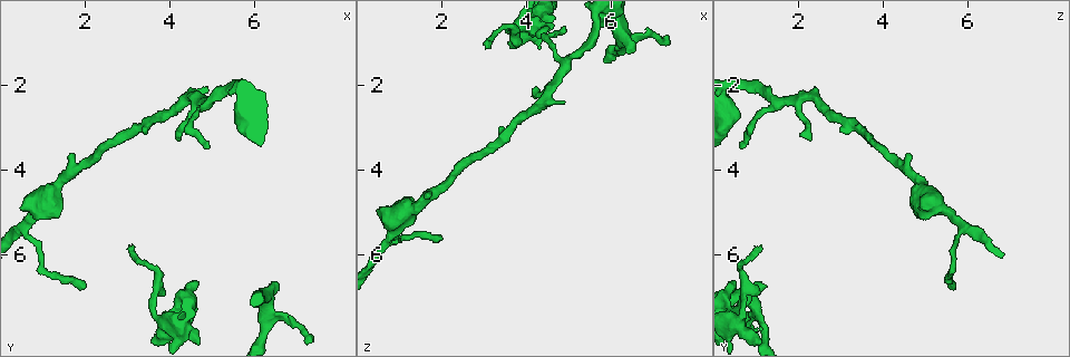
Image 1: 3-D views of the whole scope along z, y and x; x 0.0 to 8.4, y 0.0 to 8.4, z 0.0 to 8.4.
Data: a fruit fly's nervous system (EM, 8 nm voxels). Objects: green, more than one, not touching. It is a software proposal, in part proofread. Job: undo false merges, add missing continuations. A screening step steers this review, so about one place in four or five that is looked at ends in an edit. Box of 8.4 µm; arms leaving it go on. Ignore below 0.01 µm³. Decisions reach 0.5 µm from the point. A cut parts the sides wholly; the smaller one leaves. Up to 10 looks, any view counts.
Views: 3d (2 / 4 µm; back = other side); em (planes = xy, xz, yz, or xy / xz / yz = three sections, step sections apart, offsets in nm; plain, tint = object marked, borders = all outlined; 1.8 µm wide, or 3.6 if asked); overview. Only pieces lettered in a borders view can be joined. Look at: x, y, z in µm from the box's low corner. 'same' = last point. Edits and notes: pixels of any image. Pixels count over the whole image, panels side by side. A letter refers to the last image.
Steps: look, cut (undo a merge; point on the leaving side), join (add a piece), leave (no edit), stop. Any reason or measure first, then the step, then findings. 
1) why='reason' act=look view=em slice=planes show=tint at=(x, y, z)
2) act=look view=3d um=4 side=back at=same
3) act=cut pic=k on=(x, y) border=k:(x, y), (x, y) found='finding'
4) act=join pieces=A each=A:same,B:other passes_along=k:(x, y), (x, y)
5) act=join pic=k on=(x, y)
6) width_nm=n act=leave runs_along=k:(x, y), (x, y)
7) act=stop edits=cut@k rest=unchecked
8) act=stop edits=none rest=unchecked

why='sudden change in width' act=look view=3d um=2 at=(1.40, 4.30, 4.90)

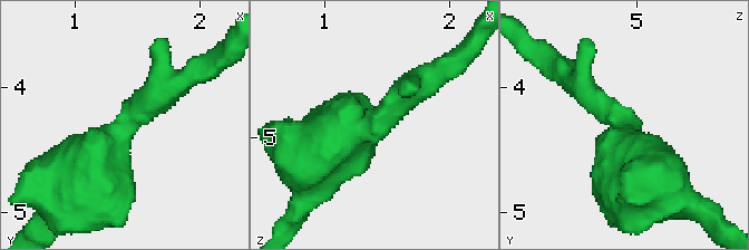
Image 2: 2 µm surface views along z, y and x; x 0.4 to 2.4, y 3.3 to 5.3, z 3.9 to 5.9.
arm_widths_nm=200,500 why='shape alone is not enough' act=look view=em slice=xz step=4 show=tint at=(1.42, 4.32, 4.86)

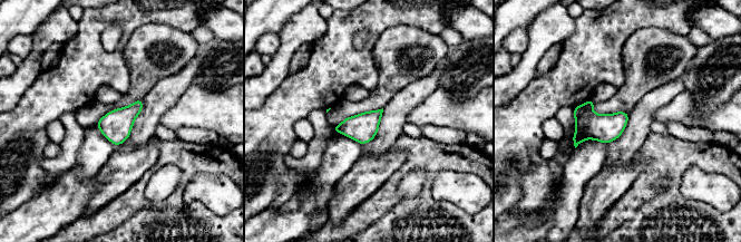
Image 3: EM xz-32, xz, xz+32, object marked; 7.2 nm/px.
act=look view=em slice=xy step=4 show=borders at=same

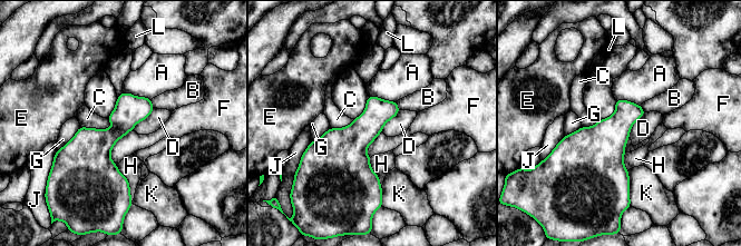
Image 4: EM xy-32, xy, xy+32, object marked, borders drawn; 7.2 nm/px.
width_nm=220 act=leave each=A:other,B:other,C:other,D:other,E:other,F:other,G:other,H:other,J:other,K:other,L:other border=4:(80, 125), (87, 128), (113, 127) found='one neuron here'

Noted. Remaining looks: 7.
why='tapers out' act=look view=3d um=2 at=(3.00, 5.80, 1.10)

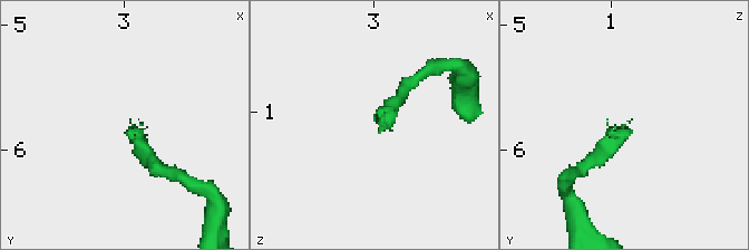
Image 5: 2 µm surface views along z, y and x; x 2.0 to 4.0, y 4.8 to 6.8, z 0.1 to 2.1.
why='need the tissue' act=look view=em slice=planes show=borders at=(3.06, 5.78, 1.14)

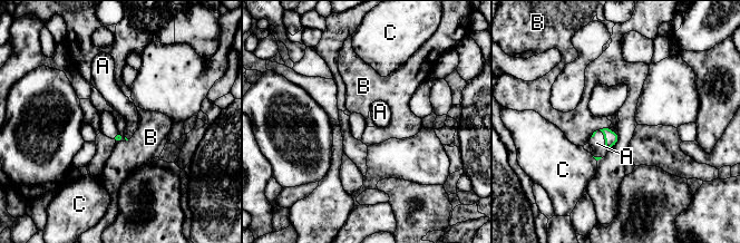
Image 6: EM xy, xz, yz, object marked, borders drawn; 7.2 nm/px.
act=join pieces=A each=A:same,B:other,C:other passes_along=6:(611, 138), (605, 141), (596, 143) found='the neuron continues'

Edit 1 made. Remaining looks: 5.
act=look view=3d um=4 at=(6.55, 6.70, 1.20)

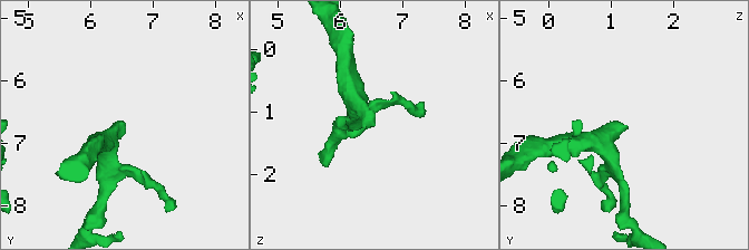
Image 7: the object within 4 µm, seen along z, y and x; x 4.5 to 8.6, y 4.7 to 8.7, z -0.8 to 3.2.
act=look view=em slice=xz step=16 show=borders at=(6.55, 6.70, 1.25)

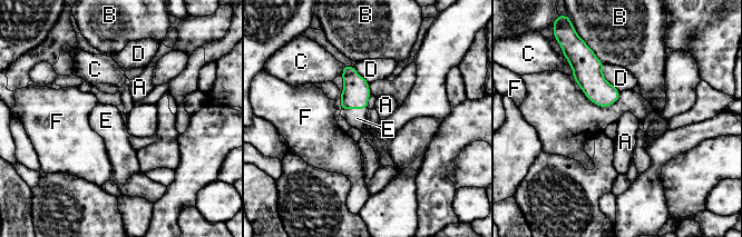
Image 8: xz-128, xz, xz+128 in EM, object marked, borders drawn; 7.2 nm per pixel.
width_nm=160 longest_contact=D:240nm act=join pieces=E each=A:other,B:other,C:other,D:other,E:same,F:other found='it goes on there'

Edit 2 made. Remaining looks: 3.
act=look view=overview

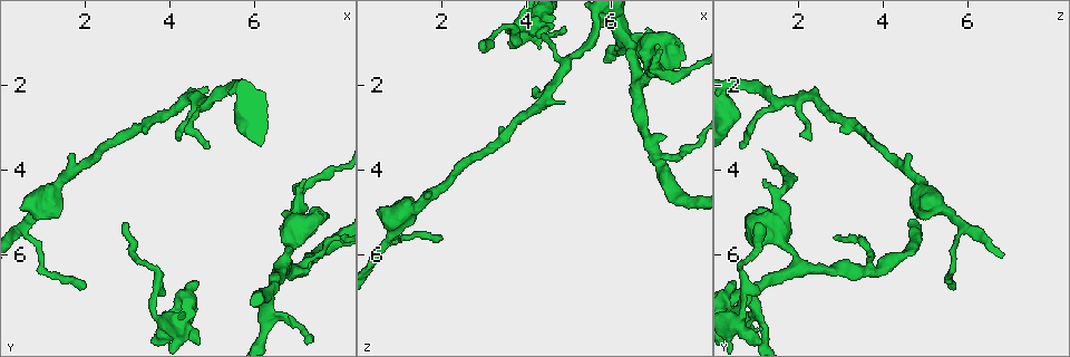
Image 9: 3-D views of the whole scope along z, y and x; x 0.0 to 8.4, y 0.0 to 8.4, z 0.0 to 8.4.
why='branch stops here' act=look view=em um=3.6 slice=planes show=borders at=(1.95, 6.80, 5.55)

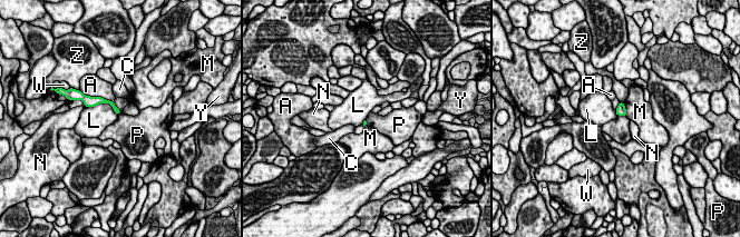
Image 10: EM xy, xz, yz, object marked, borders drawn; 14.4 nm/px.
act=leave each=A:other,C:other,L:other,M:other,N:other,P:other,W:other,Y:other,Z:other border=10:(86, 106), (108, 104), (117, 115) found='no lettered piece goes on from it'

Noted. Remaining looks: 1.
act=stop edits=join@6,join@8 rest=unchecked

